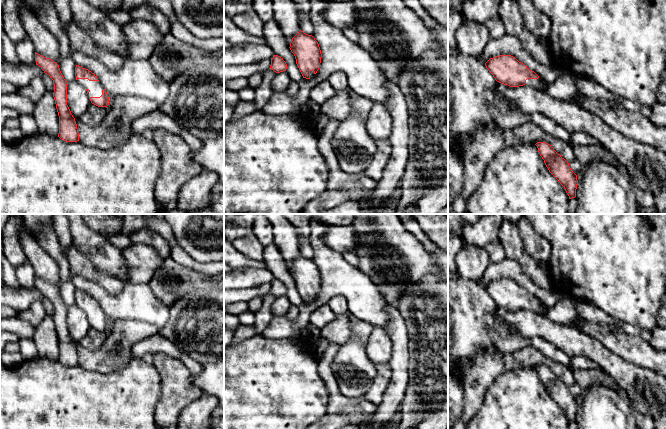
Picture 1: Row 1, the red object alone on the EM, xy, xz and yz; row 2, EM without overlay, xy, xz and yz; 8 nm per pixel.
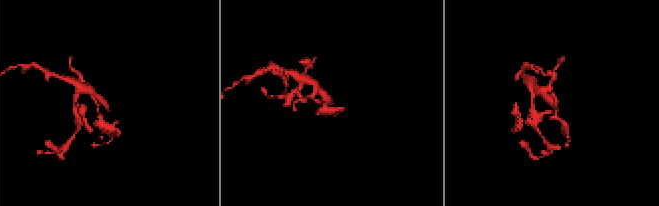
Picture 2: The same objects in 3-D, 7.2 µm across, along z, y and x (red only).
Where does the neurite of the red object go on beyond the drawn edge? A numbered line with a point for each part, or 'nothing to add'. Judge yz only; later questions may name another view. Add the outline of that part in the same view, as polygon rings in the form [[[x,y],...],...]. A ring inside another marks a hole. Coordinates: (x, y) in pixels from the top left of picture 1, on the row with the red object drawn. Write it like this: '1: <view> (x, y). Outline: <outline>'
1: yz (539, 84). Outline: [[[527,79],[526,80],[526,86],[532,87],[534,89],[544,91],[548,83],[543,81],[542,79]]]

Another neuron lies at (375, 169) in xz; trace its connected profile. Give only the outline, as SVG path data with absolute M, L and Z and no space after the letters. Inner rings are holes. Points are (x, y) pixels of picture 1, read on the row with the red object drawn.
M389 140L376 141L377 151L368 168L363 173L375 181L379 181L383 175L383 170L389 160L392 146Z

